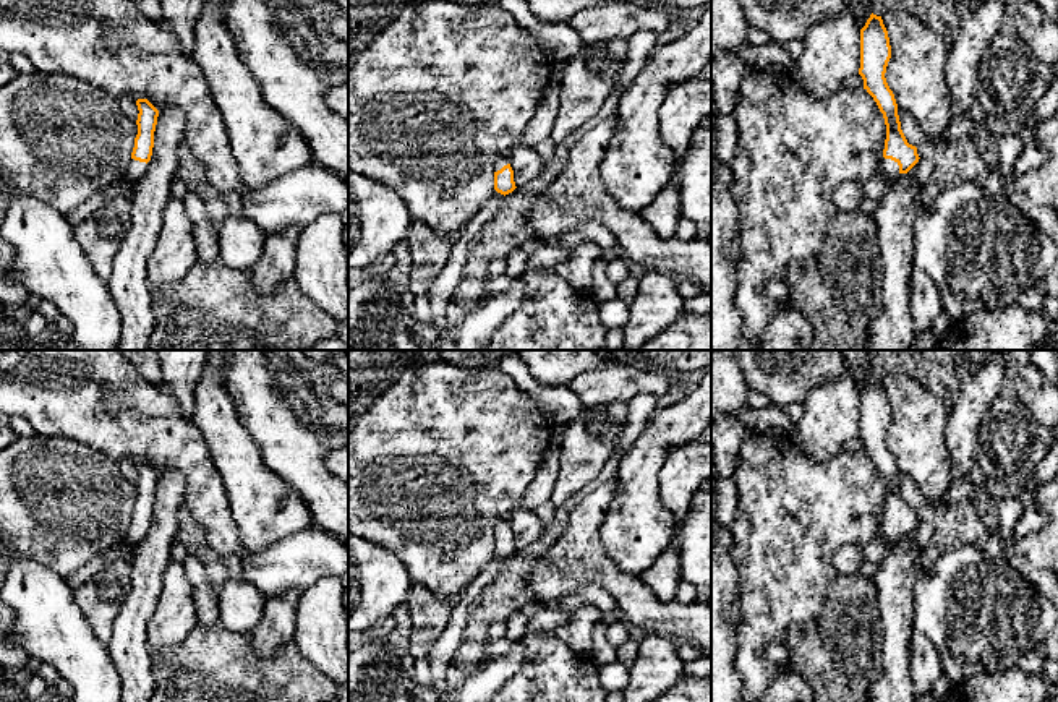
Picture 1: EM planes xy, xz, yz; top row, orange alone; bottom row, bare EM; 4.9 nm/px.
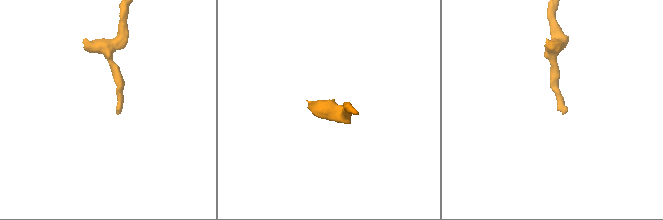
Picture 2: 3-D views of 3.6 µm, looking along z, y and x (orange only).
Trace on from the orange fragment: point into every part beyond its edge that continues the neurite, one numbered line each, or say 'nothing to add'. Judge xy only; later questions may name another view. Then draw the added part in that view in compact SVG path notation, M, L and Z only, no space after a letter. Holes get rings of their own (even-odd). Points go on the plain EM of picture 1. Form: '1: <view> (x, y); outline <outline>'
1: xy (135, 532); outline M131 522L131 525L125 535L125 540L134 546L143 538L146 530L147 530L146 525L139 525L139 524Z

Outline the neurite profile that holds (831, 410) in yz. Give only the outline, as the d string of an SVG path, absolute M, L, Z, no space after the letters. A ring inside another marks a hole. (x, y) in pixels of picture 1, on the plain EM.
M847 375L817 384L791 439L812 460L833 459L860 431L860 391Z

